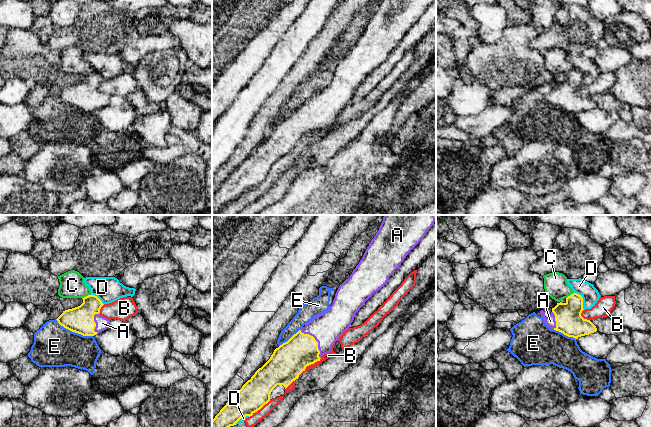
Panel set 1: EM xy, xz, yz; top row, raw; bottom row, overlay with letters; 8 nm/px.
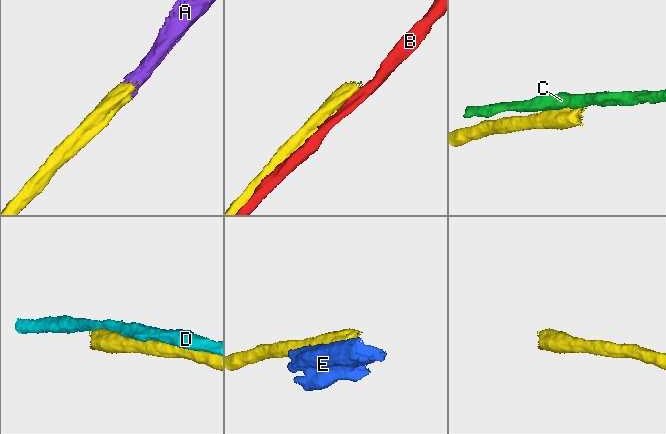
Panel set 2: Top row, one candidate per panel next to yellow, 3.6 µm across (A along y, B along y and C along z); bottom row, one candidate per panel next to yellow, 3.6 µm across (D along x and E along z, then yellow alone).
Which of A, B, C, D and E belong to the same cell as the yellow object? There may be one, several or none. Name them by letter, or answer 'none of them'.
A

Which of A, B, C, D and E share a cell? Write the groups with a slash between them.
A / B / C / D / E

